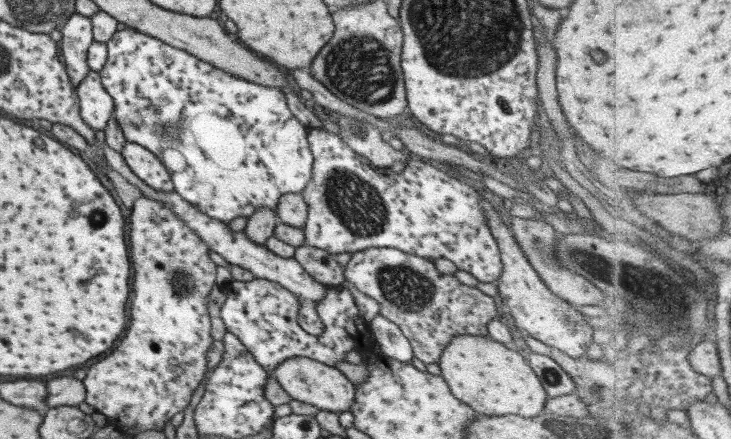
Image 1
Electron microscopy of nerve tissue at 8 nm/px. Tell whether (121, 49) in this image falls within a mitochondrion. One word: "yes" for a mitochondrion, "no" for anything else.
no

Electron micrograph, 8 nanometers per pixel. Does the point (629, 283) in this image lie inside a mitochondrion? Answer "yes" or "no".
no

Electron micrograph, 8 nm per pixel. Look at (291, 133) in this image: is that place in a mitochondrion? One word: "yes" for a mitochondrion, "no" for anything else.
no

